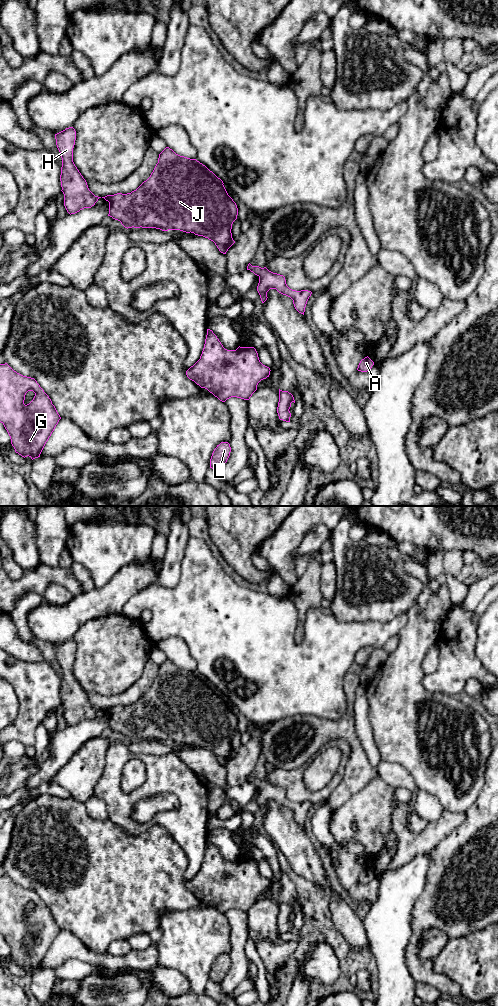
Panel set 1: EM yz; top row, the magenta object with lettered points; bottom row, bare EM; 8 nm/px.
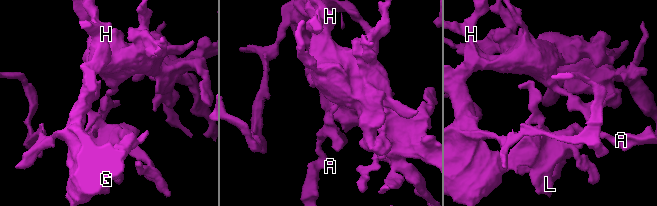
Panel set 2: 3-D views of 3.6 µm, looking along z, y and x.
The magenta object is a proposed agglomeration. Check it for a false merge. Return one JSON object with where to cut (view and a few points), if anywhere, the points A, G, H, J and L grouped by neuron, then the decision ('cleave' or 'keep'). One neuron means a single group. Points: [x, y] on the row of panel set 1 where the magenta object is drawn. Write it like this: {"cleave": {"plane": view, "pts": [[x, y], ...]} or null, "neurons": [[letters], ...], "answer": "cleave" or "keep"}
{"cleave": null, "neurons": [["A", "G", "H", "J", "L"]], "answer": "keep"}

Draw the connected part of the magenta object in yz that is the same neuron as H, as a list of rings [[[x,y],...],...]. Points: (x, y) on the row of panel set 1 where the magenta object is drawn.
[[[73,127],[66,128],[55,134],[55,139],[62,158],[60,181],[67,212],[71,215],[84,208],[91,208],[101,197],[95,196],[89,190],[86,180],[73,162],[75,129]]]

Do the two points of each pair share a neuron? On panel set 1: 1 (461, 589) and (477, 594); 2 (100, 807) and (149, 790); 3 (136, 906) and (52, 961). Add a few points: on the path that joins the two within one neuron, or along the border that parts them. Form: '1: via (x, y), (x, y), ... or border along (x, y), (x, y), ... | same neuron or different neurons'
1: border along (469, 589), (463, 603) | different neurons
2: border along (94, 795), (105, 803), (107, 818) | different neurons
3: border along (62, 929), (70, 931), (92, 951), (103, 953) | different neurons

